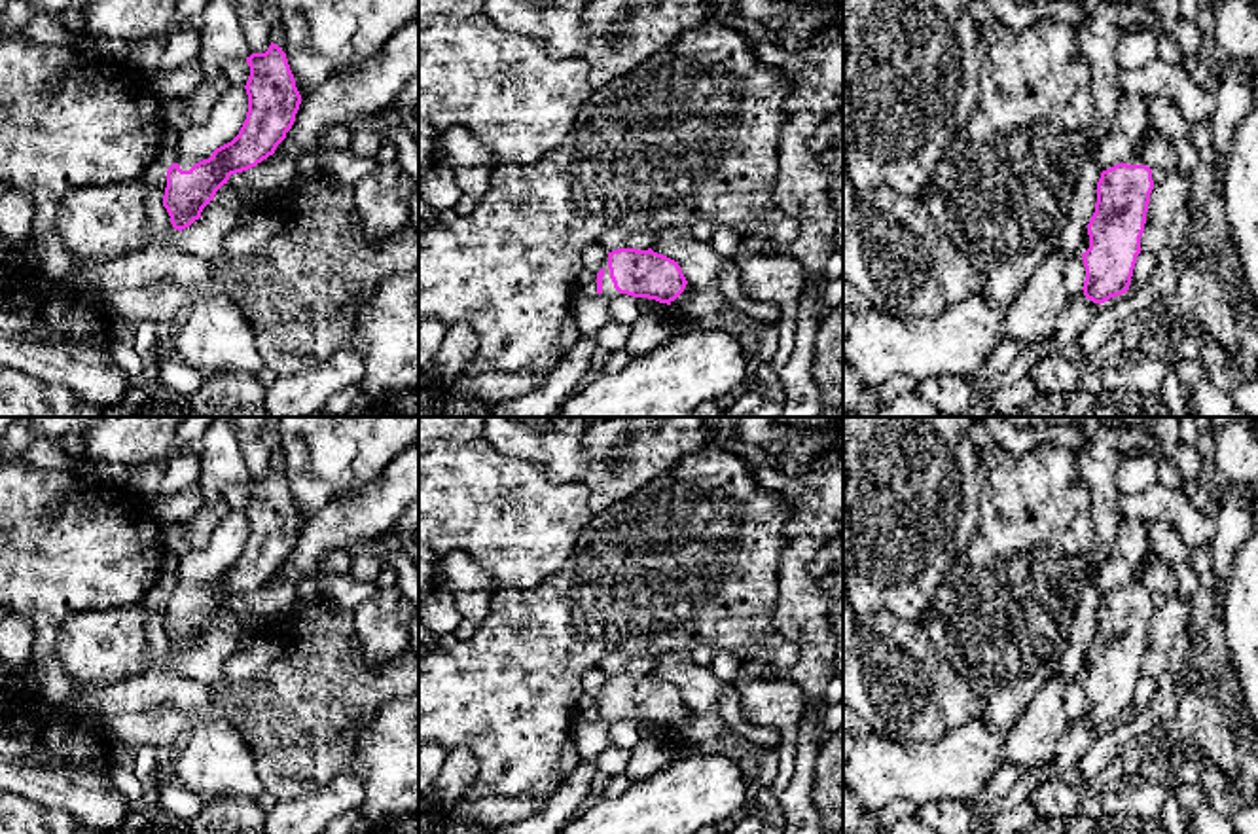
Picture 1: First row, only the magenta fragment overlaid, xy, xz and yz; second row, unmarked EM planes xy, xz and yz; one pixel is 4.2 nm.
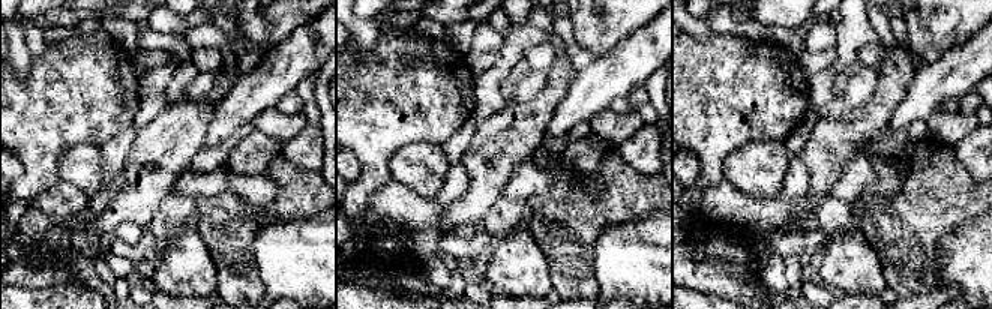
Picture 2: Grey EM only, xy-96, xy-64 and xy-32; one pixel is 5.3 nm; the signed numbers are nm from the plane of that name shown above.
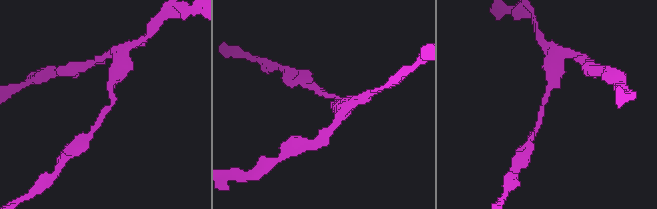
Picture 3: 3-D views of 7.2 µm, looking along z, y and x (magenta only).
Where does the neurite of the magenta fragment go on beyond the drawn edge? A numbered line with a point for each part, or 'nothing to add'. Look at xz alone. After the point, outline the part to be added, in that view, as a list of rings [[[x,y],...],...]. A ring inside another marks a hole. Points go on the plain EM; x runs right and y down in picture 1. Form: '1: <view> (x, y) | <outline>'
1: xz (609, 715) | [[[608,686],[604,688],[602,718],[604,718],[606,722],[620,722],[620,720],[623,720],[623,718],[620,718],[620,716],[614,713],[614,707],[612,707],[612,703],[610,703]]]

